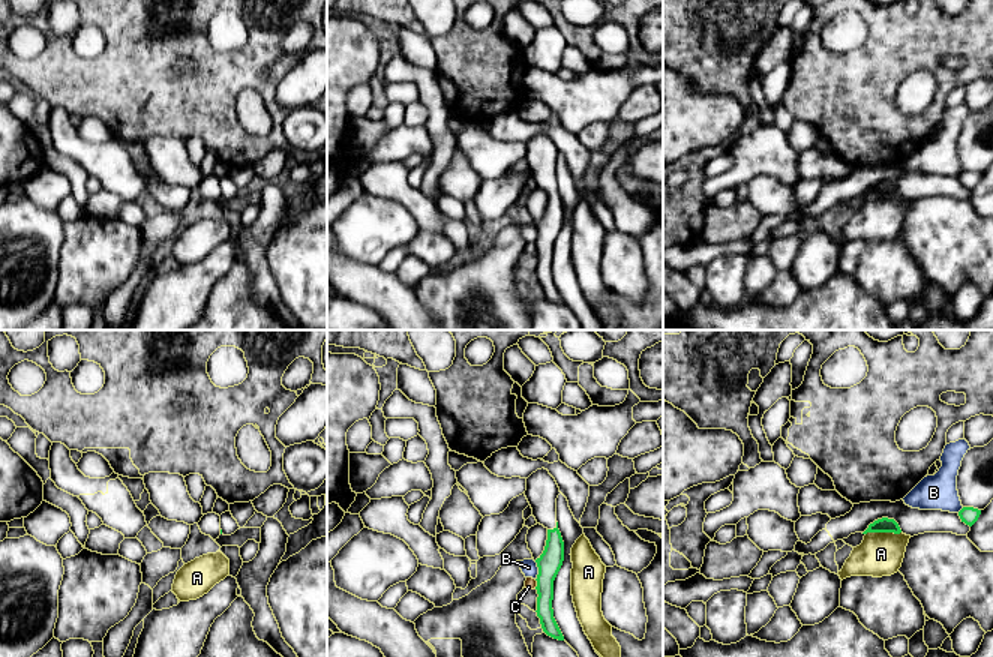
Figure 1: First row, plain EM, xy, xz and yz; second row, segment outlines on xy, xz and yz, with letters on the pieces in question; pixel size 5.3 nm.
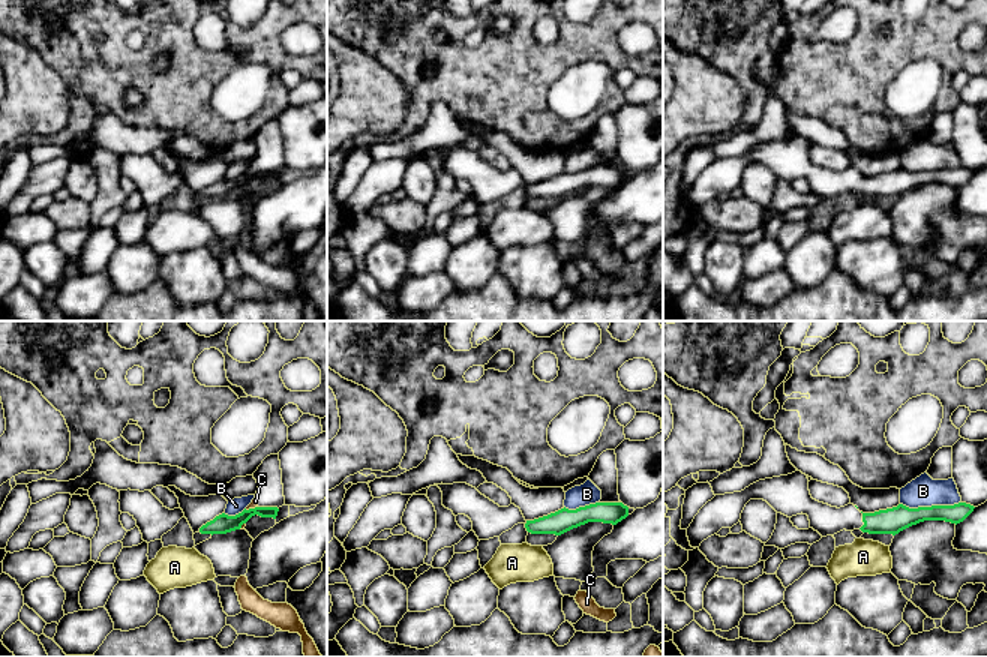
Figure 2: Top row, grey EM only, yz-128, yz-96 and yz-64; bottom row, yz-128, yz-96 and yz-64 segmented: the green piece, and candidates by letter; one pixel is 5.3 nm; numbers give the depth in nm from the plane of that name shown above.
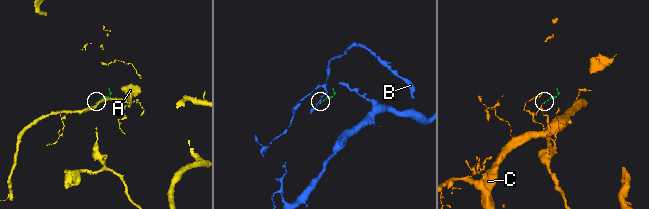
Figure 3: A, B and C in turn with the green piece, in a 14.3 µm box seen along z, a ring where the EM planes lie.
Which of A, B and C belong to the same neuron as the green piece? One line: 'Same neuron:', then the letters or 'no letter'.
Same neuron: no letter

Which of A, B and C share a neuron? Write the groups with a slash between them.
A / B / C

